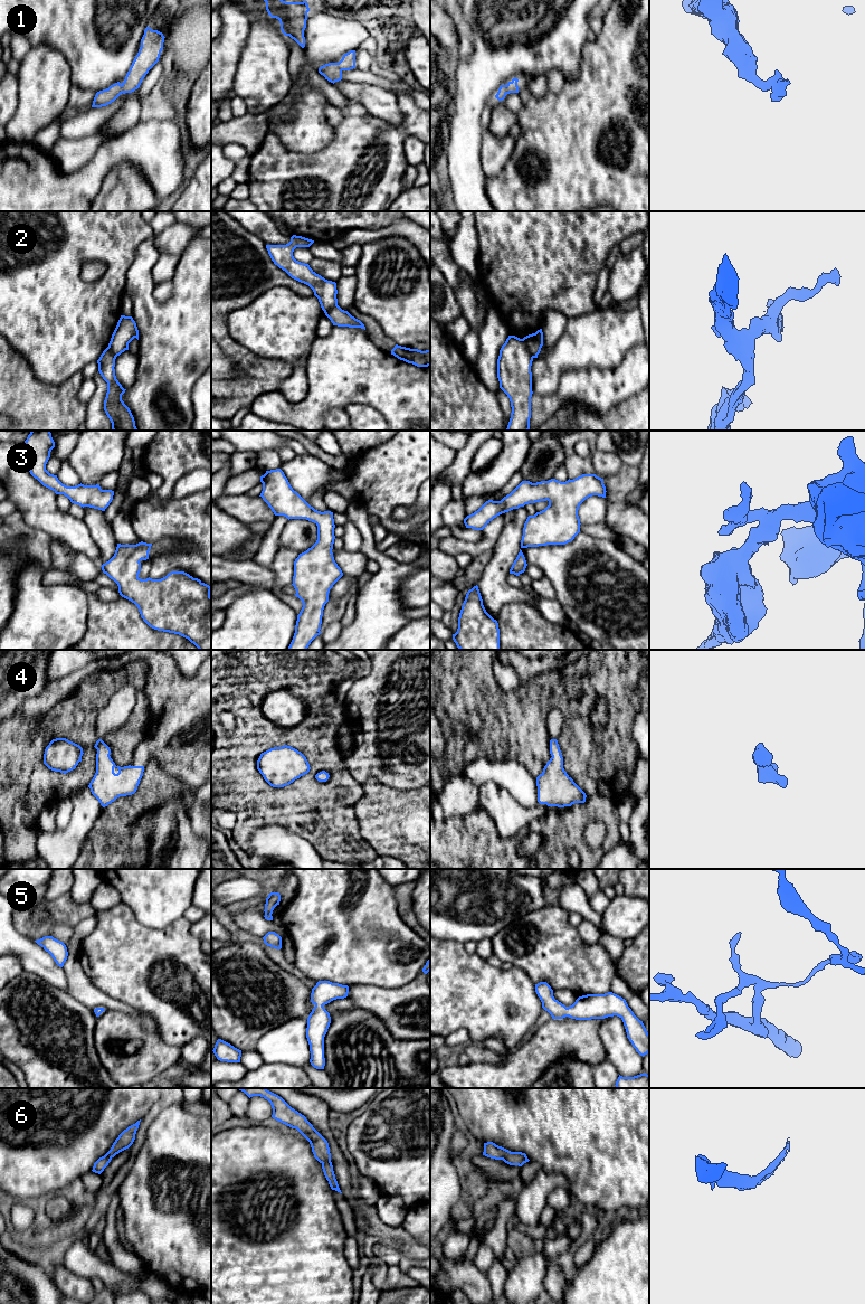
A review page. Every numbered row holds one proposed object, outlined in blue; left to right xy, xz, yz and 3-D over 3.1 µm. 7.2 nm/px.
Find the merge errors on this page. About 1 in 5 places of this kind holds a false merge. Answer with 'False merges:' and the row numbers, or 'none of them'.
False merges: 2

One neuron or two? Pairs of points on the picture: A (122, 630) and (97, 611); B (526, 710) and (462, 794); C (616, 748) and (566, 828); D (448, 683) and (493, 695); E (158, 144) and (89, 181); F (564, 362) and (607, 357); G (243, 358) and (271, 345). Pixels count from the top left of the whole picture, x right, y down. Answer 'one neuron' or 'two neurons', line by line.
A: one neuron
B: two neurons
C: two neurons
D: one neuron
E: one neuron
F: one neuron
G: two neurons

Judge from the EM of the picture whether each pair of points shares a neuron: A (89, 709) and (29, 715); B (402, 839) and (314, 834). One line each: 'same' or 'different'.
A: different
B: different

